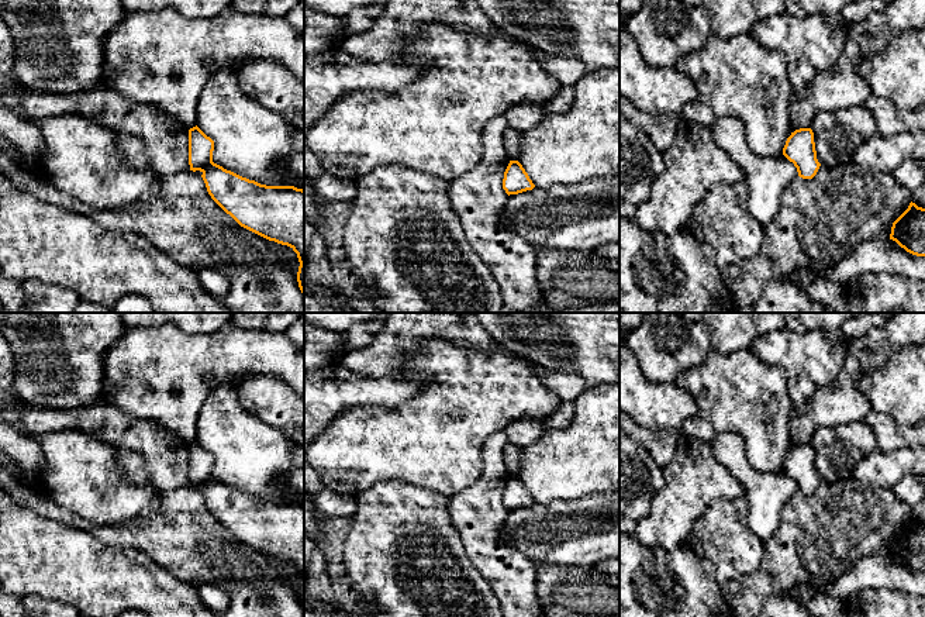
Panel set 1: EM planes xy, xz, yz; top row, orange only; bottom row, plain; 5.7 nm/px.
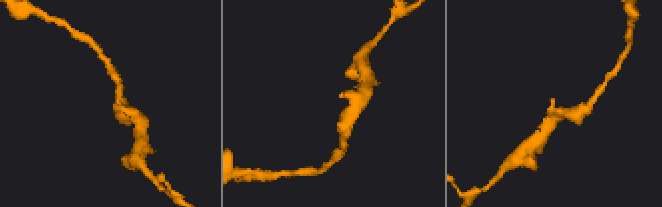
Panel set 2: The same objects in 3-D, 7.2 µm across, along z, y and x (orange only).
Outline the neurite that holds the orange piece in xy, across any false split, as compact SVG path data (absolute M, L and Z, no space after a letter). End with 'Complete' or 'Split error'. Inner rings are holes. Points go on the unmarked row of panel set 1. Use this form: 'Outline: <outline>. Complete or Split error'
Outline: M197 441L189 445L189 480L190 486L200 486L211 514L229 530L241 542L282 561L290 562L298 573L298 603L304 611L304 506L294 501L266 501L242 493L213 478L214 456Z. Complete

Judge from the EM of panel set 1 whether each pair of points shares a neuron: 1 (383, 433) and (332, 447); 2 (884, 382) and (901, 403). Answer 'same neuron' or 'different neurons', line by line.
1: same neuron
2: same neuron

